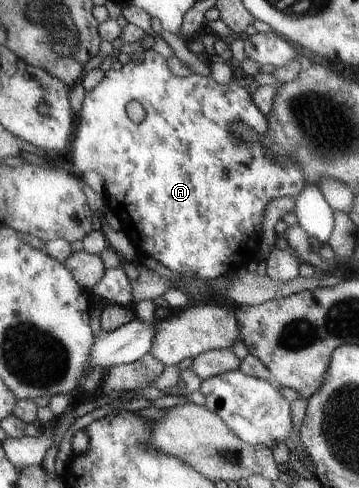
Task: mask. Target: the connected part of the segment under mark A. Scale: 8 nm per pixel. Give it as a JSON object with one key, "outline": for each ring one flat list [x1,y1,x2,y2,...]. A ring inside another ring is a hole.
{"outline":[[145,50,141,55,139,61,130,61,125,65,121,66,119,70,105,70,103,77,101,80,91,89,84,93,84,98,81,103,81,107,79,107,79,111,75,114,74,117,74,131,72,132,72,137,70,139,70,152,71,152,71,163,73,164,73,171,75,174,81,175,85,173,85,171,95,171,99,173,101,177,103,177,103,195,105,197,105,205,108,209,112,210,115,213,115,217,119,217,120,221,120,229,123,229,124,234,127,236,127,239,131,241,131,243,139,243,139,249,143,251,143,253,149,253,148,257,151,257,157,261,157,263,161,263,163,267,167,267,171,273,177,273,177,275,181,275,183,277,194,277,195,279,203,279,203,281,215,280,219,276,226,275,227,273,237,270,240,267,246,267,249,262,255,261,253,256,255,255,257,246,257,231,259,231,259,223,261,223,261,215,263,215,263,209,265,209,265,205,271,201,271,199,279,199,280,197,285,196,296,196,301,189,303,189,303,185,305,185,303,175,301,173,301,169,297,167,297,163,293,162,293,159,289,159,289,155,287,157,271,157,271,155,267,155,265,153,265,145,263,143,259,143,257,140,255,141,239,141,239,137,235,137,229,129,233,127,233,125,237,125,237,123,243,123,245,127,249,127,249,129,255,129,255,131,261,135,265,129,267,129,267,121,265,121,265,115,255,107,255,103,253,103,253,99,251,99,251,95,245,90,245,88,239,86,235,81,231,81,227,84,219,84,213,81,210,76,201,76,199,74,191,74,187,75,187,77,177,77,169,72,167,65,165,65,165,59,160,56,158,53,155,53,153,50],[134,99,138,101,145,112,143,120,140,123,135,124,127,115,125,114,125,105,129,102,129,100]]}

